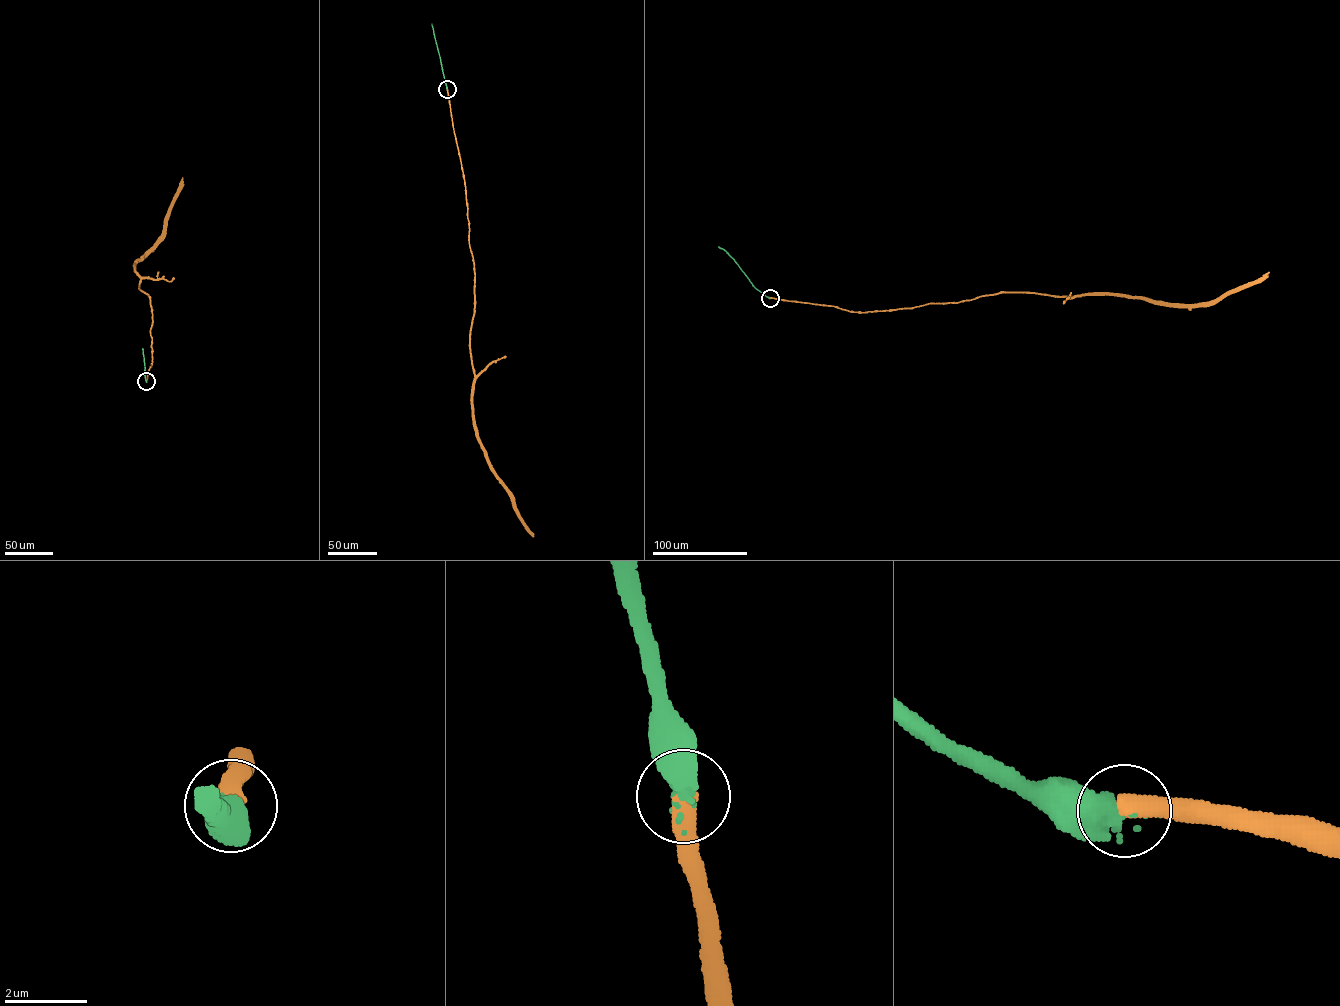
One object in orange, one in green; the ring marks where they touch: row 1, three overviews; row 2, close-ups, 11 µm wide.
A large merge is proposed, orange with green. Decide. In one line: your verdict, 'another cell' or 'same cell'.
another cell

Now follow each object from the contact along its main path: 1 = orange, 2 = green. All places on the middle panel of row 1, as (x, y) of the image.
1: (447, 89), (464, 179), (474, 270), (470, 338), (474, 376), (473, 421), (475, 435), (491, 469), (512, 497)
2: (447, 89), (432, 24)

